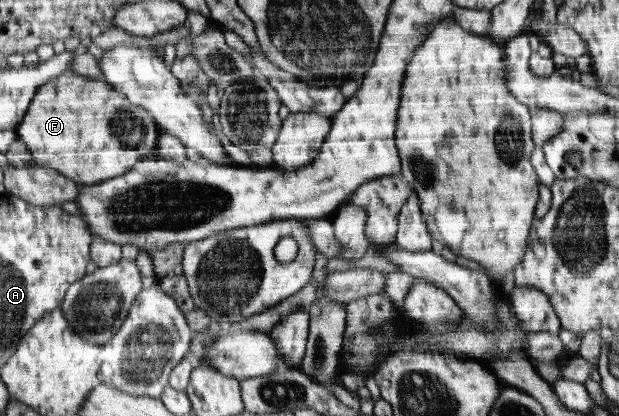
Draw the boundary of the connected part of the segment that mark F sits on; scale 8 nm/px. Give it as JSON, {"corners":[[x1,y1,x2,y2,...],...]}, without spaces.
{"corners":[[65,73,49,80,37,89,29,109,17,125,16,134,29,145,33,164,41,167,57,169,59,175,69,177,76,184,90,186,127,174,137,162,158,156,157,141,159,129,153,121,153,116,144,107,129,103,119,90,113,91,112,84,87,75]]}

